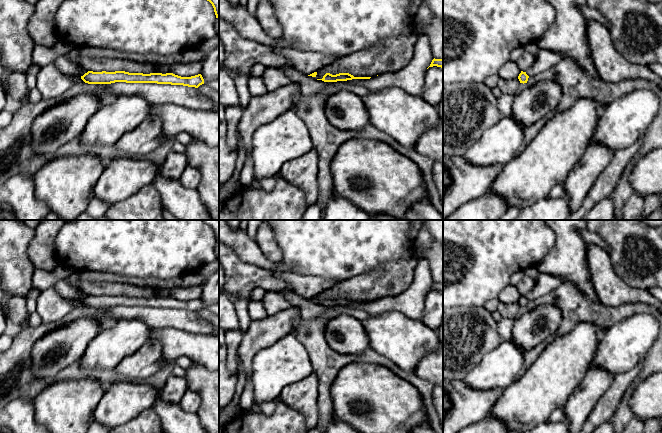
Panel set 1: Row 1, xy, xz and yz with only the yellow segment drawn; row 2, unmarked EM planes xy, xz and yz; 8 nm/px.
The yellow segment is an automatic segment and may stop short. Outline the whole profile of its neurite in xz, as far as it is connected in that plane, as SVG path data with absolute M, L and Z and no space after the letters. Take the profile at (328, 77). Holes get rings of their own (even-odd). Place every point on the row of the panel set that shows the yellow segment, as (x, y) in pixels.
M326 73L322 79L317 79L317 80L322 80L324 82L337 82L337 81L347 81L352 79L370 79L370 78L371 77L354 77L349 73L339 73L336 75Z

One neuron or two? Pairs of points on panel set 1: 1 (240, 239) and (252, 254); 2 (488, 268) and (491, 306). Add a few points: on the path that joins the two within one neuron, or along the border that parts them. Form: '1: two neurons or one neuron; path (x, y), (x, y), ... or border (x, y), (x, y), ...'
1: one neuron; path (241, 243), (248, 250)
2: two neurons; border (497, 297), (488, 300), (482, 306)

